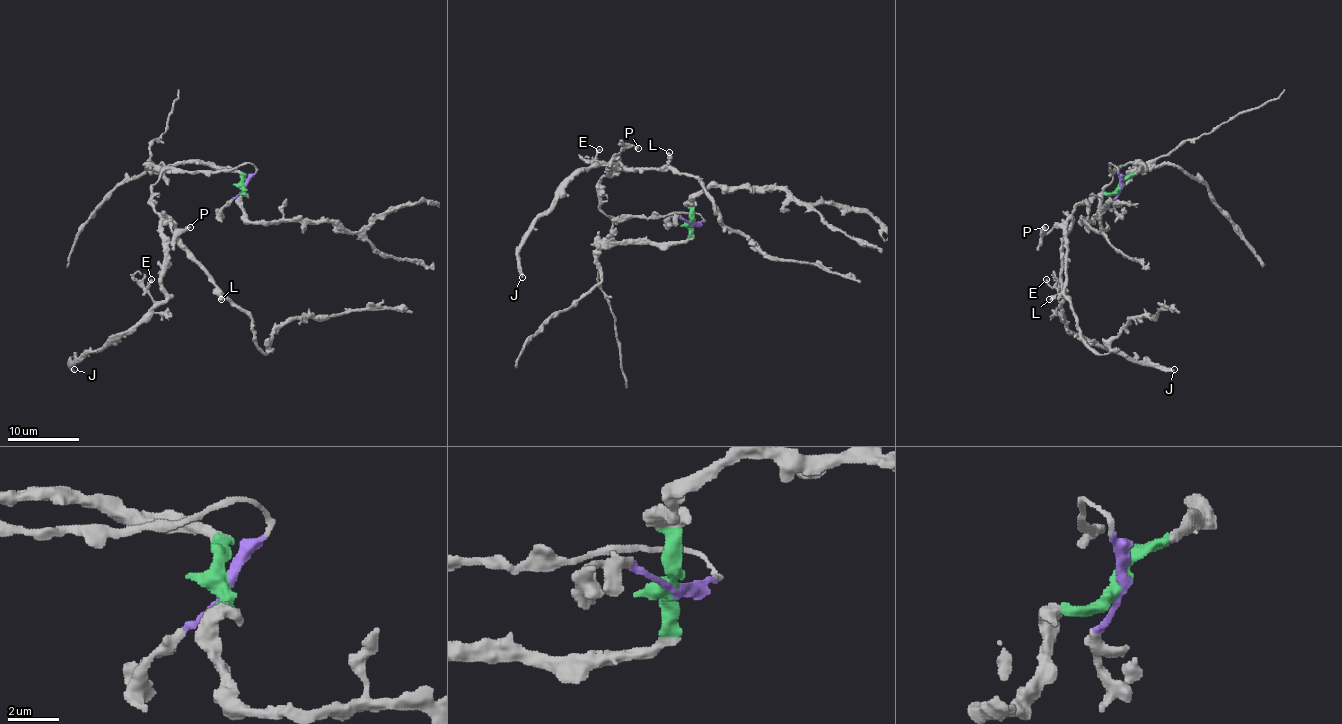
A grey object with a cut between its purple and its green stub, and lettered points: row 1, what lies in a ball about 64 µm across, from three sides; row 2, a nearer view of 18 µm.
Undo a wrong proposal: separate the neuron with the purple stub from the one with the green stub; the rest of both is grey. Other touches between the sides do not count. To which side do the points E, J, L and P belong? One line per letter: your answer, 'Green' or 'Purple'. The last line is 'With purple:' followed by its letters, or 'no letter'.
E: Purple
J: Purple
L: Purple
P: Purple
With purple: E, J, L, P

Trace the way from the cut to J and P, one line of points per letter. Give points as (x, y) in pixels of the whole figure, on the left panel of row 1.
J: (243, 187), (255, 171), (252, 163), (162, 172), (151, 187), (151, 205), (160, 219), (166, 298), (74, 370)
P: (243, 187), (255, 171), (252, 163), (164, 171), (151, 187), (151, 205), (169, 217), (169, 226), (191, 226)

